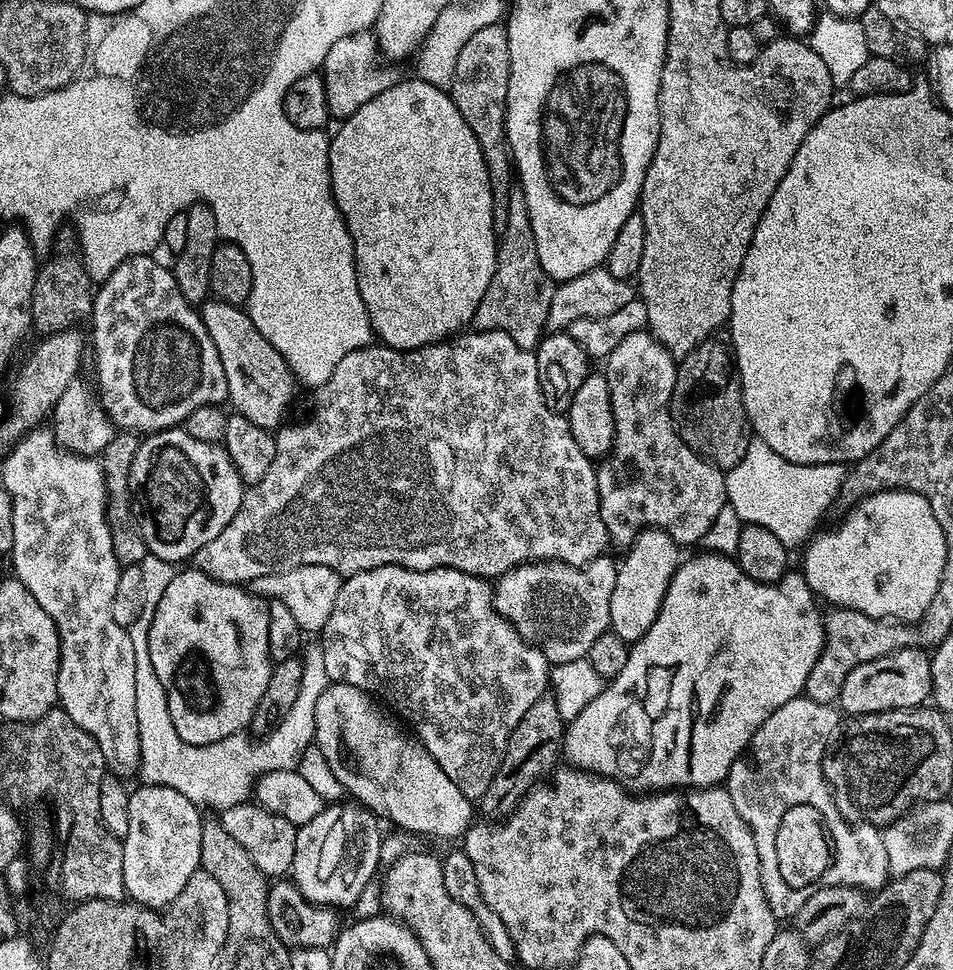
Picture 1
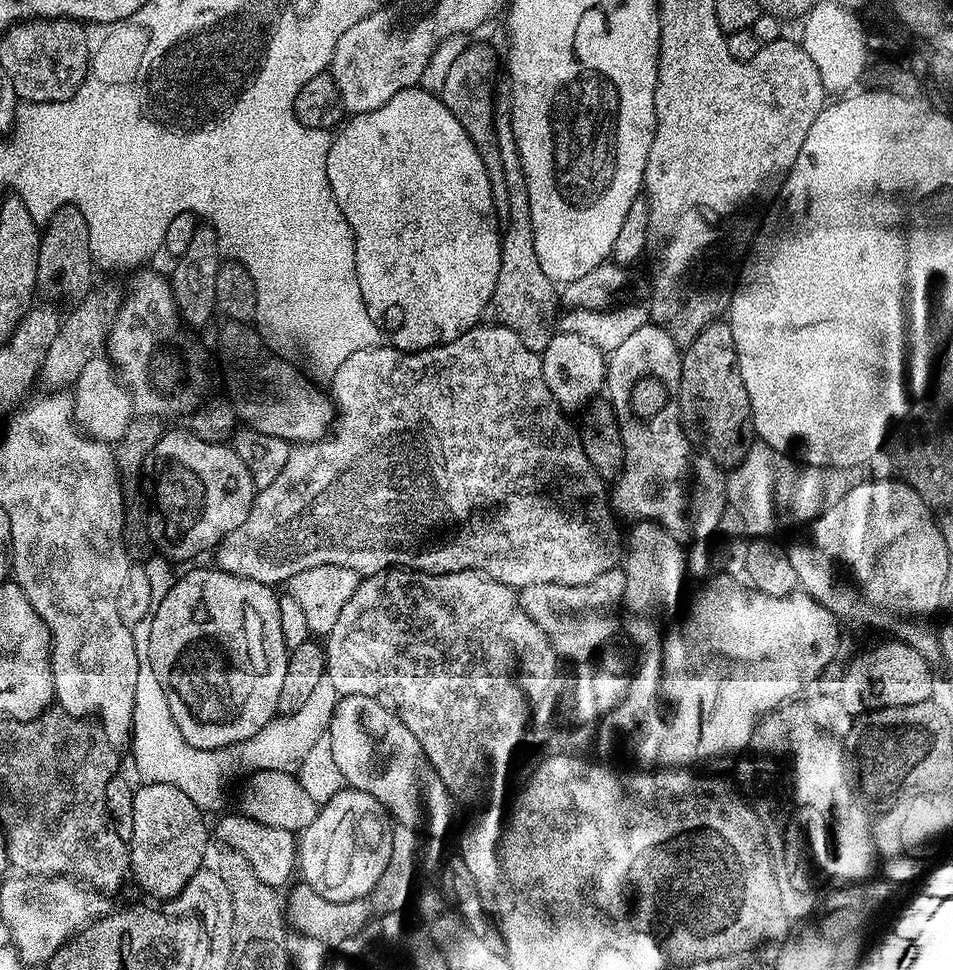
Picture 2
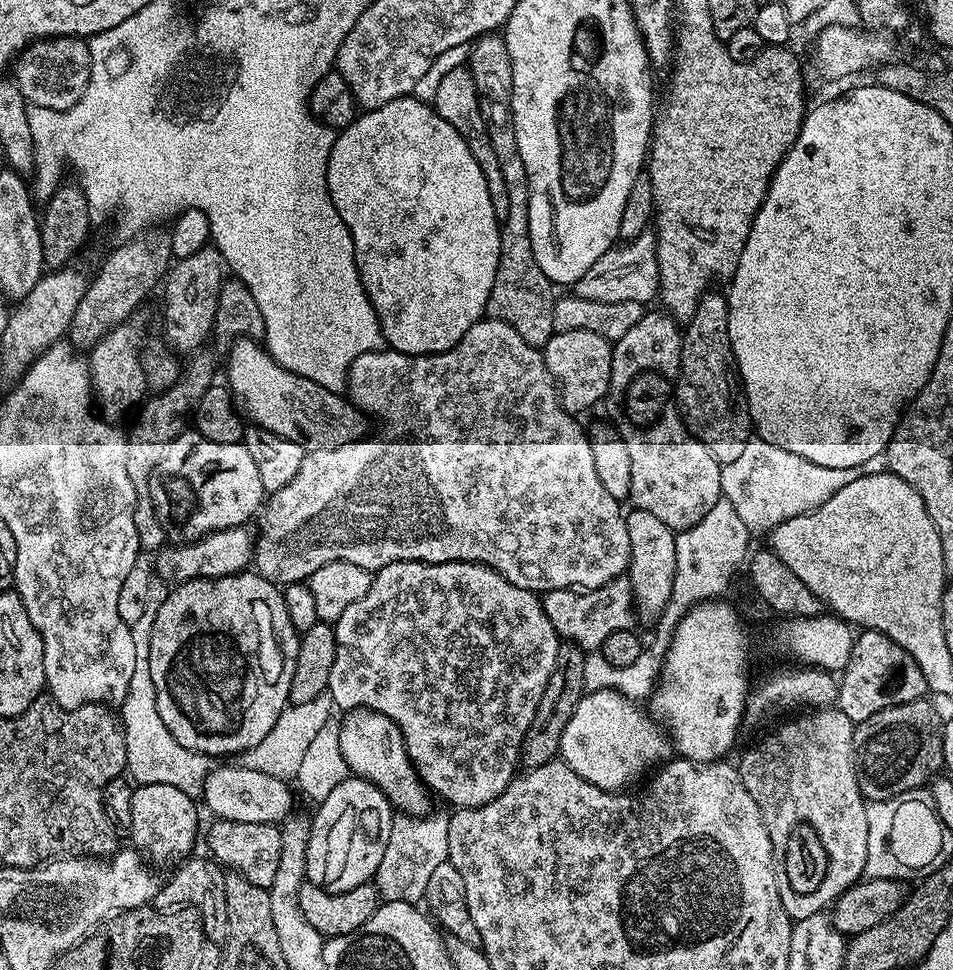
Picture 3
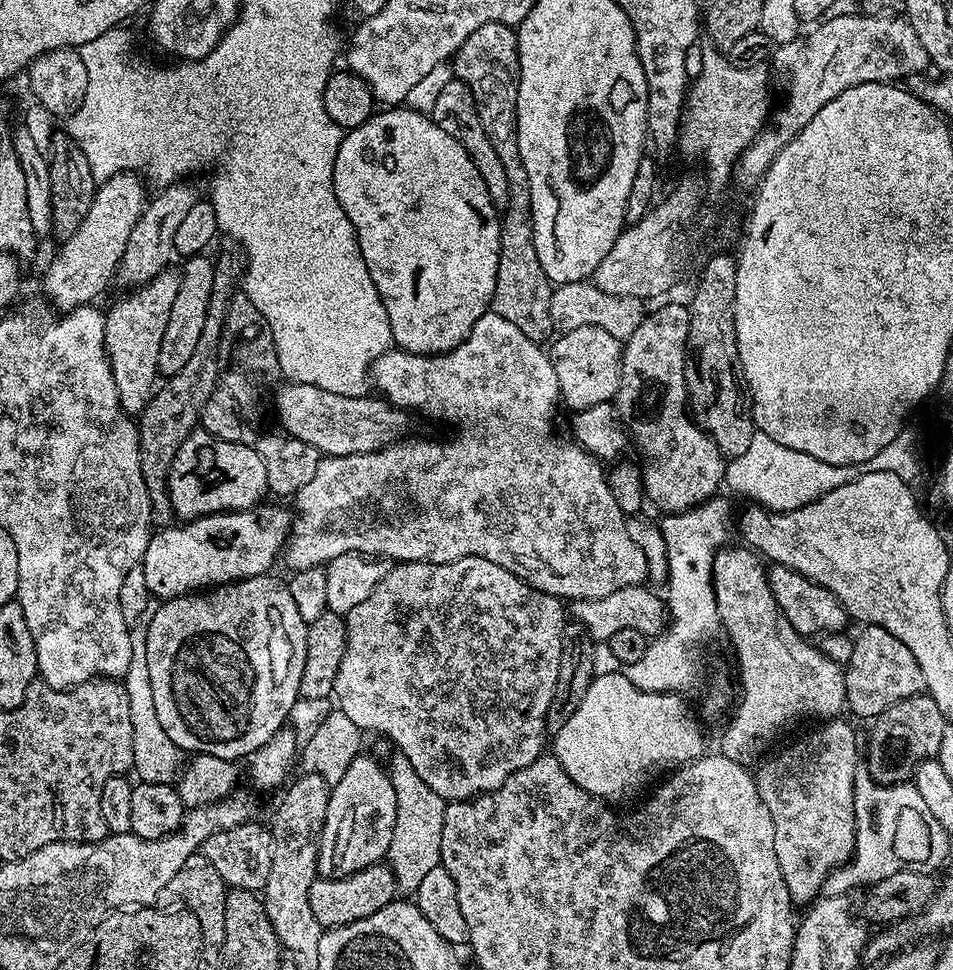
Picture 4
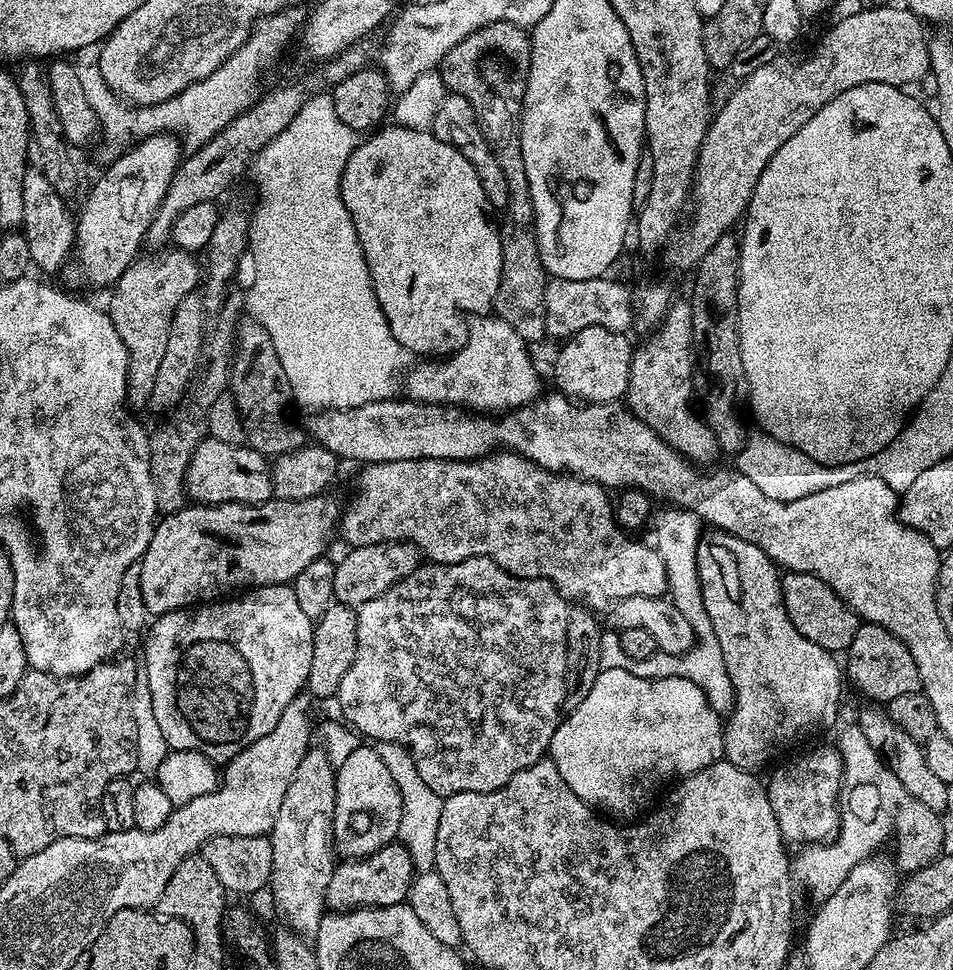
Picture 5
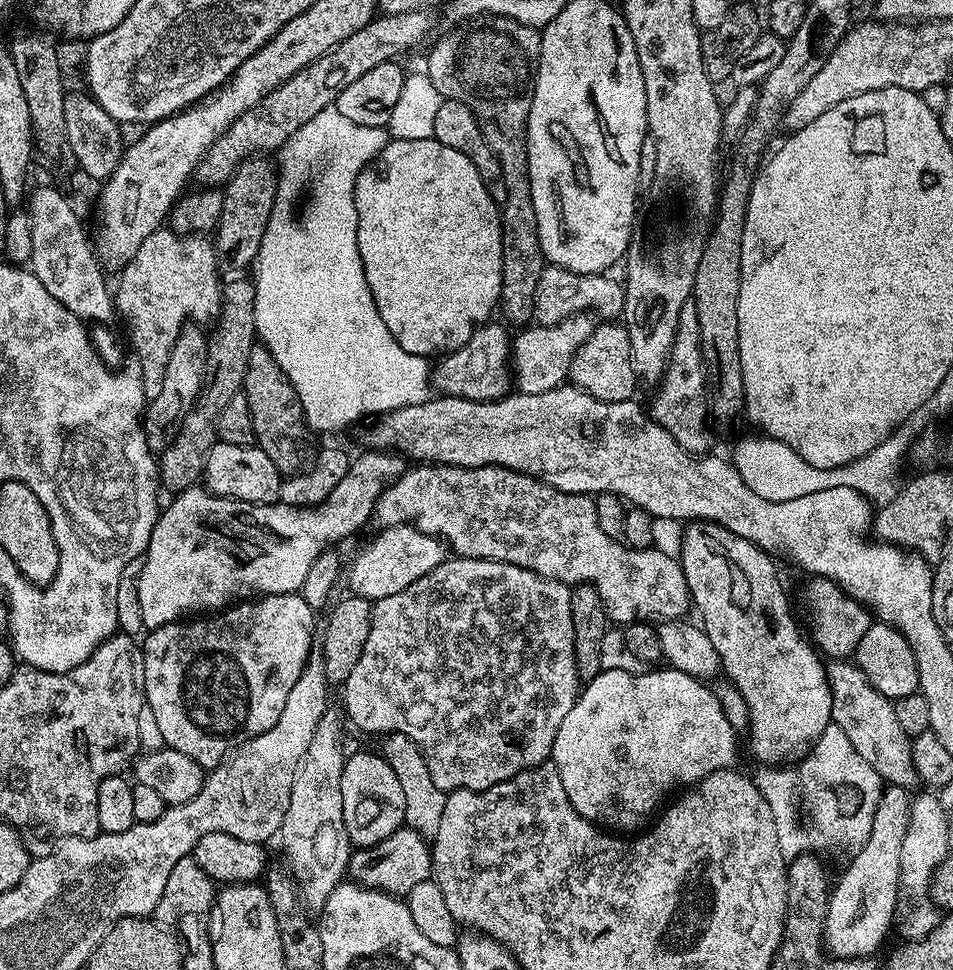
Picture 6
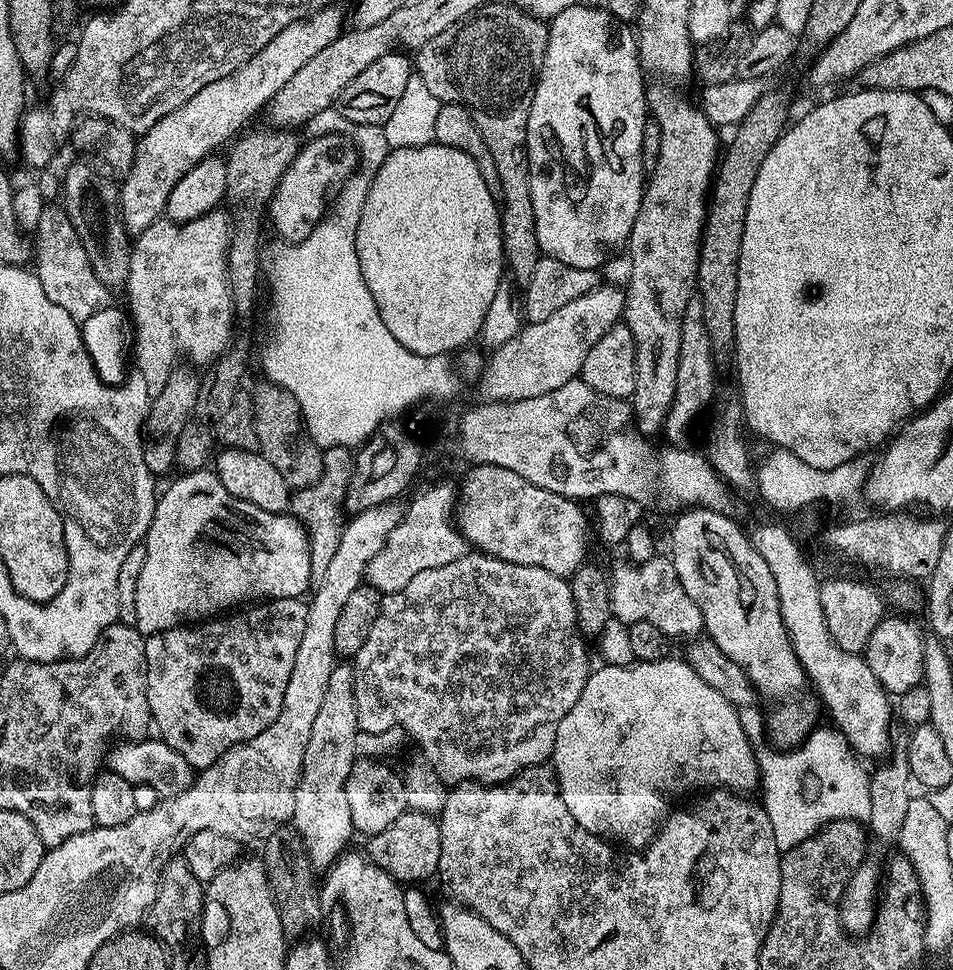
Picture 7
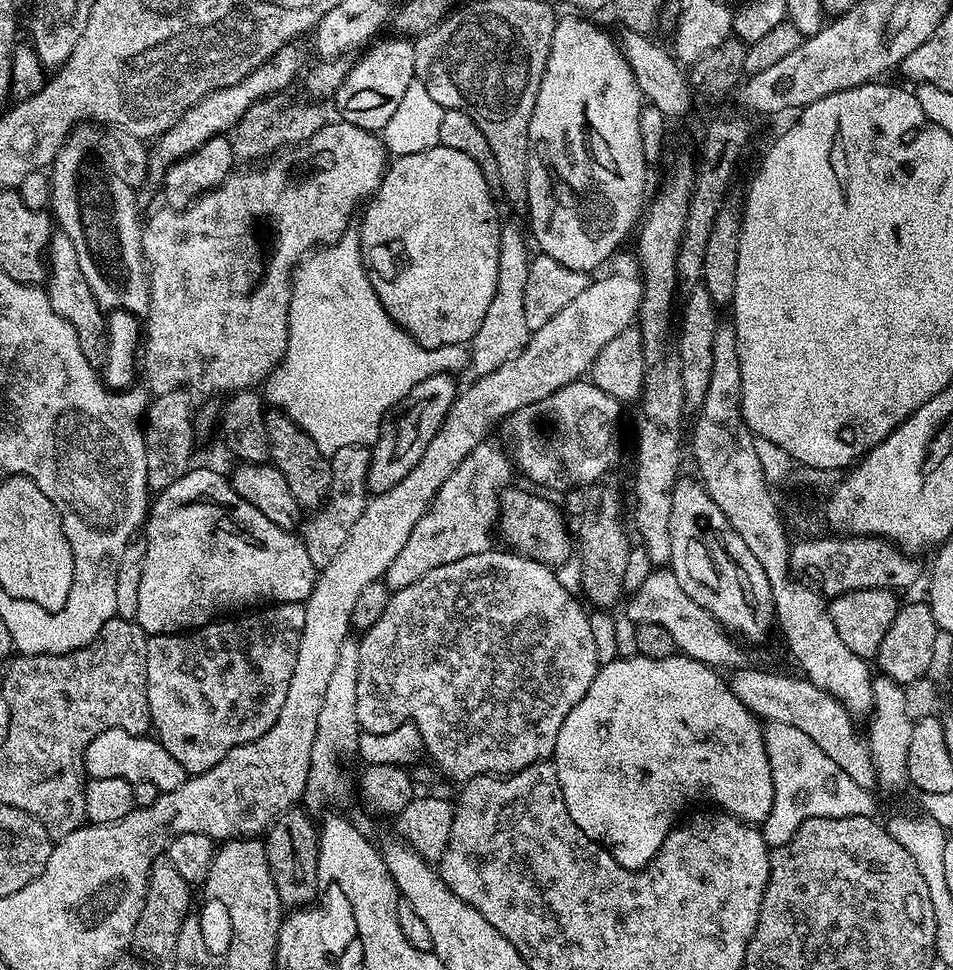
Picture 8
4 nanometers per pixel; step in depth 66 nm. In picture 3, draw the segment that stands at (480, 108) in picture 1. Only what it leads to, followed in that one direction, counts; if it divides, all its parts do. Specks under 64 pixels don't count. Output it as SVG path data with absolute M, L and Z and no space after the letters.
M461 66L450 70L446 78L442 78L439 83L438 94L435 94L431 105L436 109L438 115L446 118L458 134L470 146L470 154L474 154L474 162L482 166L482 174L486 178L486 186L490 190L490 202L494 202L494 214L497 220L504 221L506 210L510 206L510 198L506 198L506 181L502 178L502 166L498 162L498 157L494 154L494 146L490 146L490 134L486 130L486 122L482 118L482 110L478 102L478 90L474 86L474 78L467 67Z

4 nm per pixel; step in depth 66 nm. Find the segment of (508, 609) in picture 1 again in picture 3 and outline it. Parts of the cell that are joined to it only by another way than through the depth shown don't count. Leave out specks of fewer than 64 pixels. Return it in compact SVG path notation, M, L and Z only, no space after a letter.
M627 575L614 578L610 582L606 582L606 586L598 586L587 590L554 590L553 592L545 592L542 596L544 613L546 618L550 618L550 622L554 626L554 630L565 641L577 644L579 648L585 650L599 649L602 642L606 642L606 638L610 638L610 634L614 634L614 630L626 630L632 628L634 624L634 605L631 582Z

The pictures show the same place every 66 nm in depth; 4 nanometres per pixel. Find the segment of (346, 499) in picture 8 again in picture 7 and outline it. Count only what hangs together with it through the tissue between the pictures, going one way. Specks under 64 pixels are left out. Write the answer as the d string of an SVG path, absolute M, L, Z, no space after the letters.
M325 448L322 478L314 486L292 492L291 515L295 516L308 531L310 546L310 574L312 584L318 585L326 578L326 570L338 551L338 542L344 533L345 517L340 517L340 508L345 507L348 487L356 472L356 457L351 448Z

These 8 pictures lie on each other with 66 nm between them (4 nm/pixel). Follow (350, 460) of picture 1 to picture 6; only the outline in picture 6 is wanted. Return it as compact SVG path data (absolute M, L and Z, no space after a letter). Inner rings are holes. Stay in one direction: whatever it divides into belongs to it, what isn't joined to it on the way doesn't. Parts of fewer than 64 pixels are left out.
M496 322L481 324L473 330L466 346L447 353L437 364L440 365L437 368L435 365L430 372L430 384L437 393L467 400L499 400L501 396L509 395L510 336ZM427 462L412 467L388 485L378 498L374 520L381 529L410 524L426 534L437 536L451 551L452 548L456 551L453 553L457 557L513 564L569 586L593 584L602 598L609 621L616 626L627 626L637 621L678 620L689 615L688 587L677 557L668 557L655 547L630 548L617 537L616 541L600 525L600 512L591 495L563 492L509 468L455 468Z

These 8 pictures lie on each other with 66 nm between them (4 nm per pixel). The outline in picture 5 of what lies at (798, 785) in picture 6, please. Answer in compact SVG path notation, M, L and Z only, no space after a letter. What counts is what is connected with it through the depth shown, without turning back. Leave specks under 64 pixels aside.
M852 722L841 734L838 751L844 763L844 774L840 777L842 811L839 833L834 842L817 842L801 847L798 860L793 859L790 864L793 881L808 887L816 906L824 904L826 898L830 898L830 894L850 878L850 870L869 859L880 850L884 839L893 835L892 816L896 816L896 796L900 796L902 785L880 753L866 742L866 734L862 734L859 723Z

